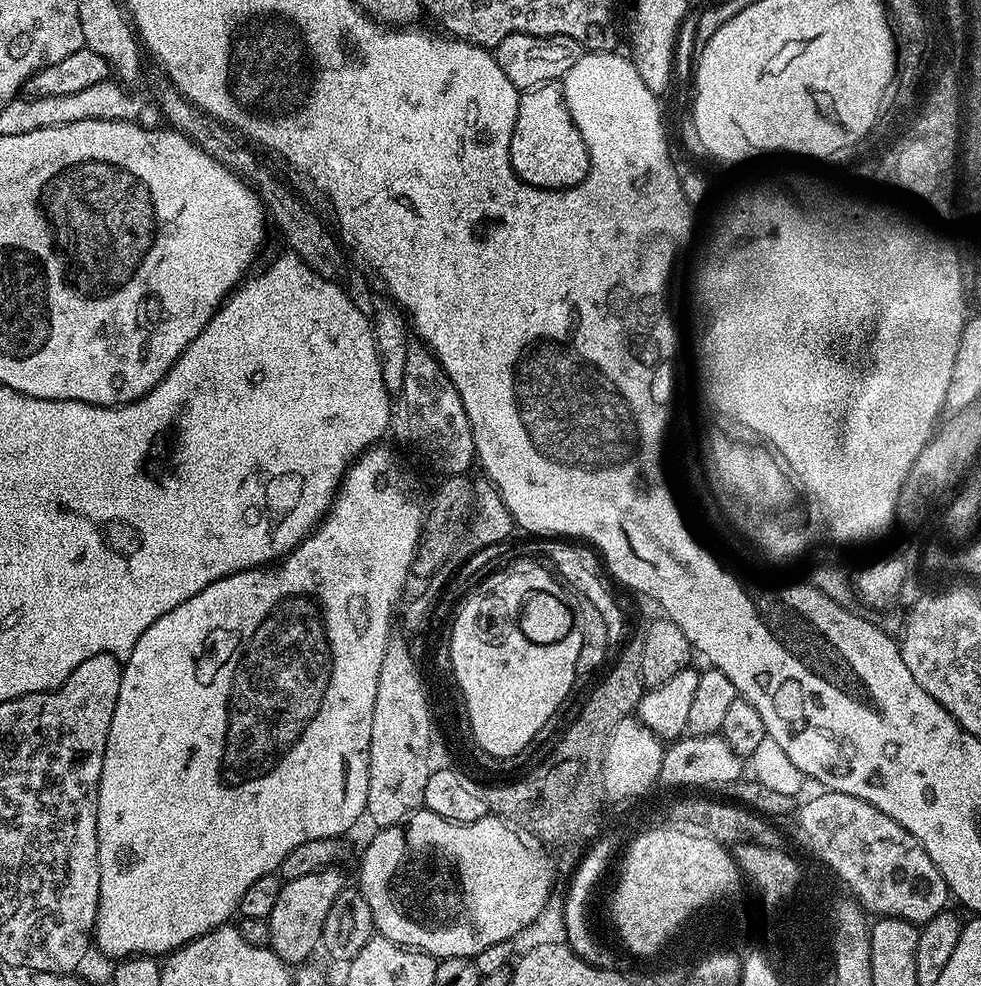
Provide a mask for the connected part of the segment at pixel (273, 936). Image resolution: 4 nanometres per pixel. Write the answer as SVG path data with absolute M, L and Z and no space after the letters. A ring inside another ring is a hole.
M339 867L323 868L321 872L294 878L281 887L278 902L268 915L268 947L273 954L289 966L299 966L313 959L312 951L321 947L323 922L330 911L335 896L346 887Z

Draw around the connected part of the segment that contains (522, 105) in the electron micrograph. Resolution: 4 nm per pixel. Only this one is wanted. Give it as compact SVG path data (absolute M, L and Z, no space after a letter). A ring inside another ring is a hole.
M557 83L540 84L519 93L508 160L516 176L535 188L560 191L584 180L589 170L588 151L564 104L563 89Z

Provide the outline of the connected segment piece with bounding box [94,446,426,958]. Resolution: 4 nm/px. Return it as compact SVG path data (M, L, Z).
M369 446L348 465L340 487L337 488L335 496L332 497L332 505L324 513L324 519L312 529L309 536L297 544L291 552L280 557L279 560L258 568L247 568L245 572L235 572L229 576L222 576L218 582L210 582L206 590L198 590L194 598L186 598L182 606L174 606L170 614L162 614L158 622L154 622L134 642L130 658L123 661L120 674L120 685L118 686L118 702L114 706L114 718L110 722L110 734L106 738L106 754L102 758L102 778L98 790L98 914L96 915L96 930L94 933L94 944L101 948L108 956L115 958L127 958L129 956L150 956L153 958L167 957L168 953L175 952L184 944L189 944L194 938L198 938L207 932L213 932L215 928L223 928L229 923L233 915L237 915L242 894L258 878L271 876L279 869L282 858L294 850L294 846L302 846L307 840L318 838L340 838L345 834L347 828L356 824L359 816L363 817L366 812L366 790L368 789L368 751L370 750L370 726L374 718L374 694L378 688L378 670L381 666L384 647L388 644L392 628L392 611L396 608L396 599L400 591L405 591L410 580L412 563L416 561L416 549L420 543L420 533L424 527L425 505L422 503L421 493L412 491L413 473L408 473L402 465L396 461L396 456L388 448L381 446Z

